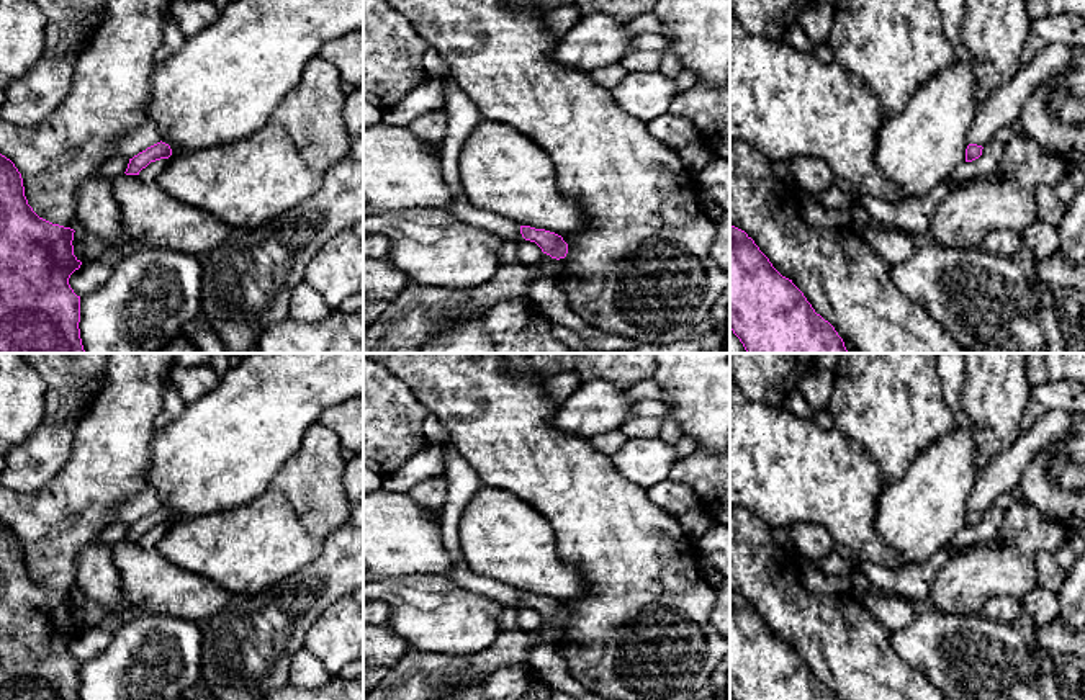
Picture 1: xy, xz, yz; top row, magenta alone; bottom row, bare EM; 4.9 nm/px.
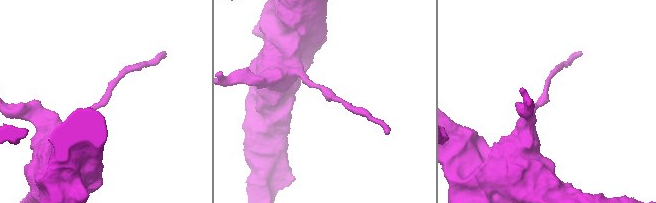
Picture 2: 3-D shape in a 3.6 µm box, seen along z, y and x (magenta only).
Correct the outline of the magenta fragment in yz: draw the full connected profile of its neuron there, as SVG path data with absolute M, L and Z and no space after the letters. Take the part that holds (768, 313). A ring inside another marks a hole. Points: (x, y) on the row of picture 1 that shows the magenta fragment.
M730 224L730 329L746 353L848 353L835 327L782 276L754 240Z

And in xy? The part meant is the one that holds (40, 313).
M0 154L0 353L85 353L80 339L80 296L69 285L82 262L74 255L74 229L39 218L28 204L23 178Z

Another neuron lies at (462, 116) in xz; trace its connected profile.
M448 74L442 77L442 80L445 93L442 111L447 116L447 132L440 150L440 160L443 180L452 191L452 203L447 211L458 218L461 222L486 229L502 240L520 244L525 240L520 234L522 224L497 213L476 208L465 196L460 180L458 160L465 141L483 118L478 108Z

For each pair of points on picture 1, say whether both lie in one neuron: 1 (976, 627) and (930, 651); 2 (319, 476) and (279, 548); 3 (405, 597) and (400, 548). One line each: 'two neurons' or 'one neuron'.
1: one neuron
2: one neuron
3: two neurons

